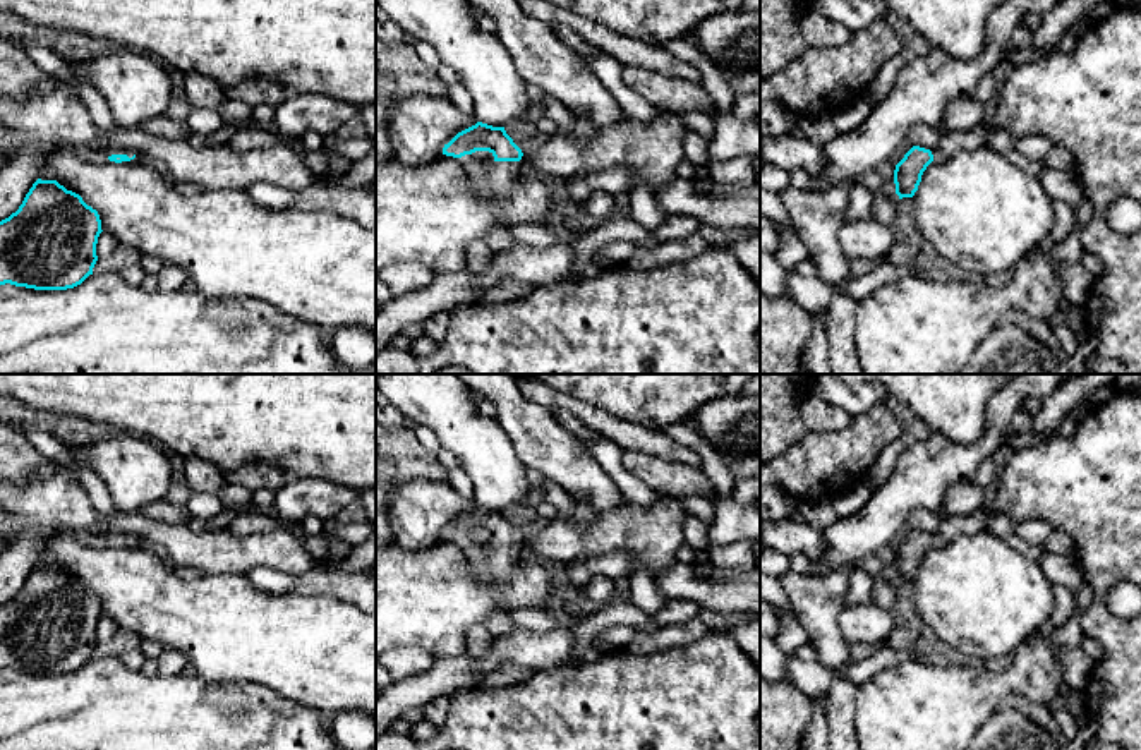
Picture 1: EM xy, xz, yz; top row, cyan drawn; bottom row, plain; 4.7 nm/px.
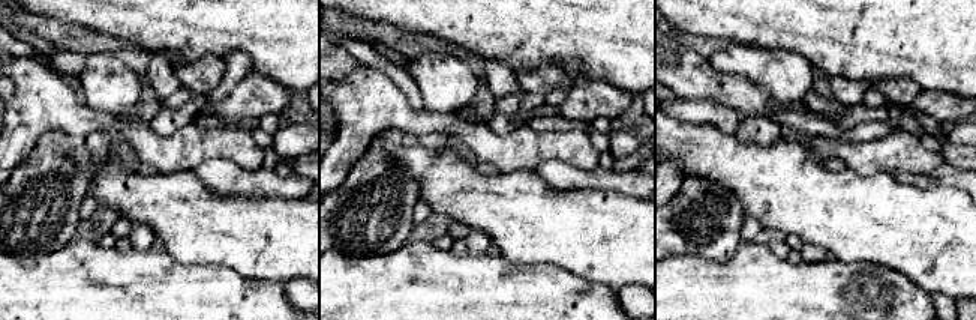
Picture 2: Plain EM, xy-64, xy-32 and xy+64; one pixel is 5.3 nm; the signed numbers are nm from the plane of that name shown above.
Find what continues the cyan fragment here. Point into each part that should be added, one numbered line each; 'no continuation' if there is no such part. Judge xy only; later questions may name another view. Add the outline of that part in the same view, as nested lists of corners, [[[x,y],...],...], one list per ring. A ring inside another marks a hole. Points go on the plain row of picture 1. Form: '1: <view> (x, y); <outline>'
1: xy (102, 538); [[[115,532],[98,534],[94,537],[98,539],[100,544],[108,544],[112,539],[127,539],[129,542],[134,541],[130,535],[122,535],[122,534],[115,534]]]

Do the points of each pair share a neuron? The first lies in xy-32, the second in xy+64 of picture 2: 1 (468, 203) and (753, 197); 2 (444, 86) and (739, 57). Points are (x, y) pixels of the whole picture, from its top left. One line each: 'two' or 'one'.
1: one
2: one

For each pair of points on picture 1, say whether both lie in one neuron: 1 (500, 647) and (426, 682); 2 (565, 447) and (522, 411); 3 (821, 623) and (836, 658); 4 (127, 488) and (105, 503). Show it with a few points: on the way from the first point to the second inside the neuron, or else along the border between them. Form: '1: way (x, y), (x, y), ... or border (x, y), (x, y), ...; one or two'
1: way (482, 666), (474, 671), (458, 671), (445, 677); one
2: way (555, 443), (532, 421); one
3: way (824, 632), (833, 649); one
4: border (88, 465), (102, 479), (117, 508); two

